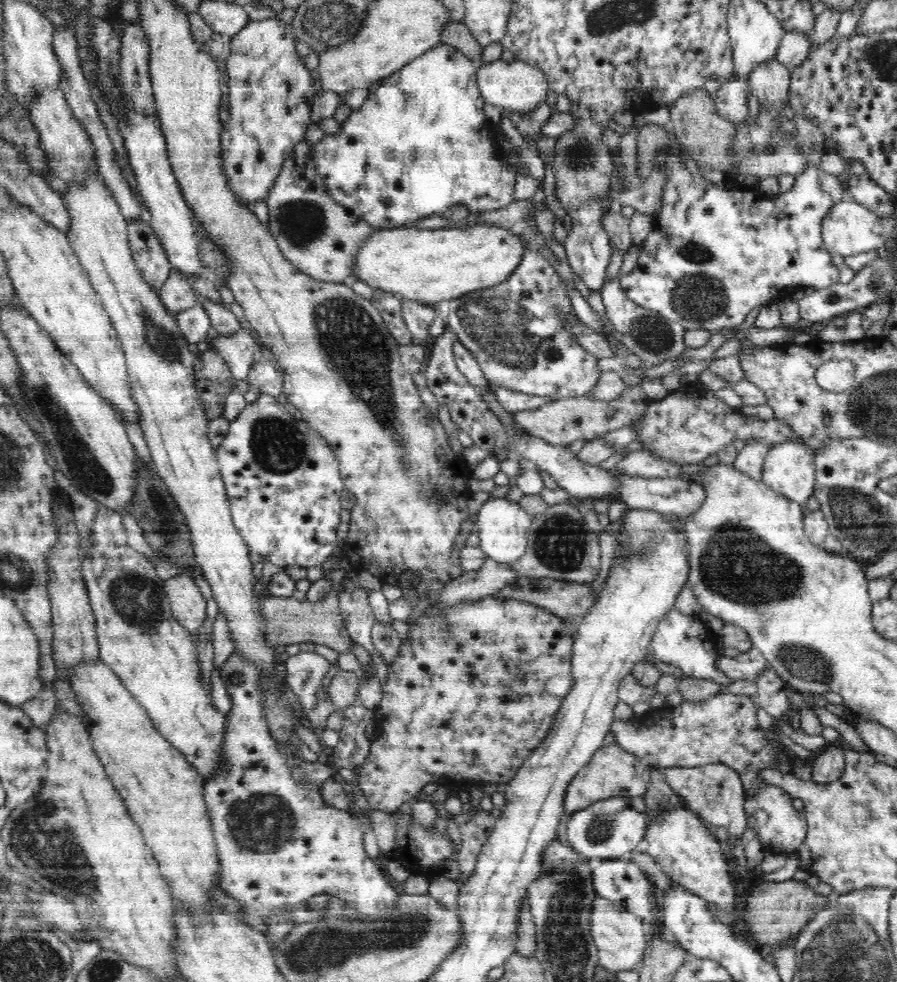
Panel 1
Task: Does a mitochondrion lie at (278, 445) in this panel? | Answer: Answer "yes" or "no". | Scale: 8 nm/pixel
yes

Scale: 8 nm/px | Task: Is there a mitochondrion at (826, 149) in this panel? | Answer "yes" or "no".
no

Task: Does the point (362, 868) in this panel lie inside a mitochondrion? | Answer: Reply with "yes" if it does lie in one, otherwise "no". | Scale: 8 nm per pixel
no

